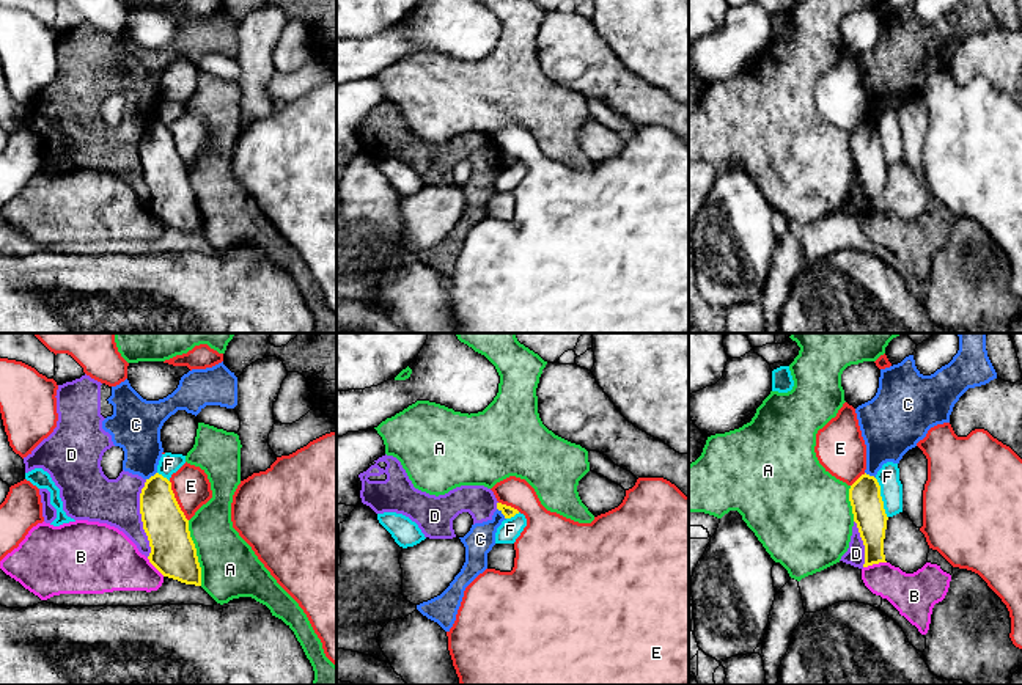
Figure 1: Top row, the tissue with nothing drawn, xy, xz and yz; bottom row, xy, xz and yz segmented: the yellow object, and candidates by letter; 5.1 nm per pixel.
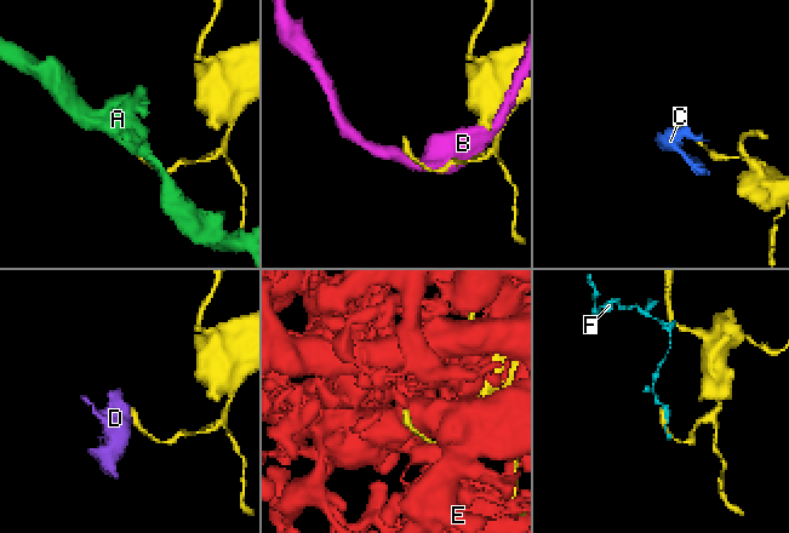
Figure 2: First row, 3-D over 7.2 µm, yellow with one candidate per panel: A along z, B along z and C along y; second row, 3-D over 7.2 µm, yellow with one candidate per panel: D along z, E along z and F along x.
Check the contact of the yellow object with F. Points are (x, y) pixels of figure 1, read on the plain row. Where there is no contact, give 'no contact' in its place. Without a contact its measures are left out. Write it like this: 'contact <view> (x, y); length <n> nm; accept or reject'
contact yz (881, 146); length 220 nm; reject

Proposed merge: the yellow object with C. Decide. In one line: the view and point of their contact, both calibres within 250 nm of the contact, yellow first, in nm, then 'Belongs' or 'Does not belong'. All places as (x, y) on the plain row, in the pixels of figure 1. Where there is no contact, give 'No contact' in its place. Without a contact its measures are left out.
Touches yellow at xz (502, 161). Thickness 60 nm (yellow) against 150 nm. Does not belong

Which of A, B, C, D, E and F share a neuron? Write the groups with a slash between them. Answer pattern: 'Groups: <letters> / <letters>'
Groups: A / B / C D / E / F

